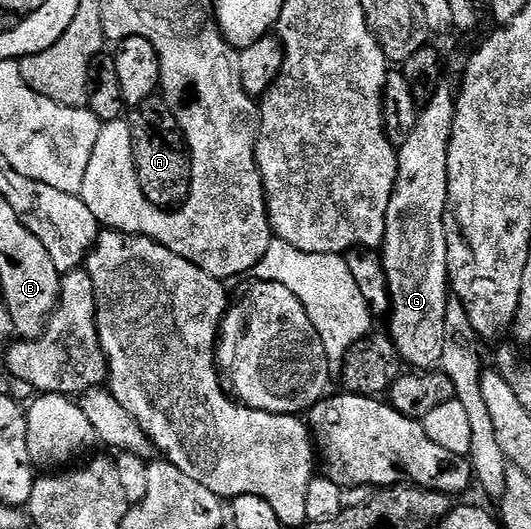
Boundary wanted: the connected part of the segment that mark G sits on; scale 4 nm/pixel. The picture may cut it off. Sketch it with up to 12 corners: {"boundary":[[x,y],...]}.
{"boundary":[[455,88],[398,152],[382,268],[403,364],[439,366]]}

